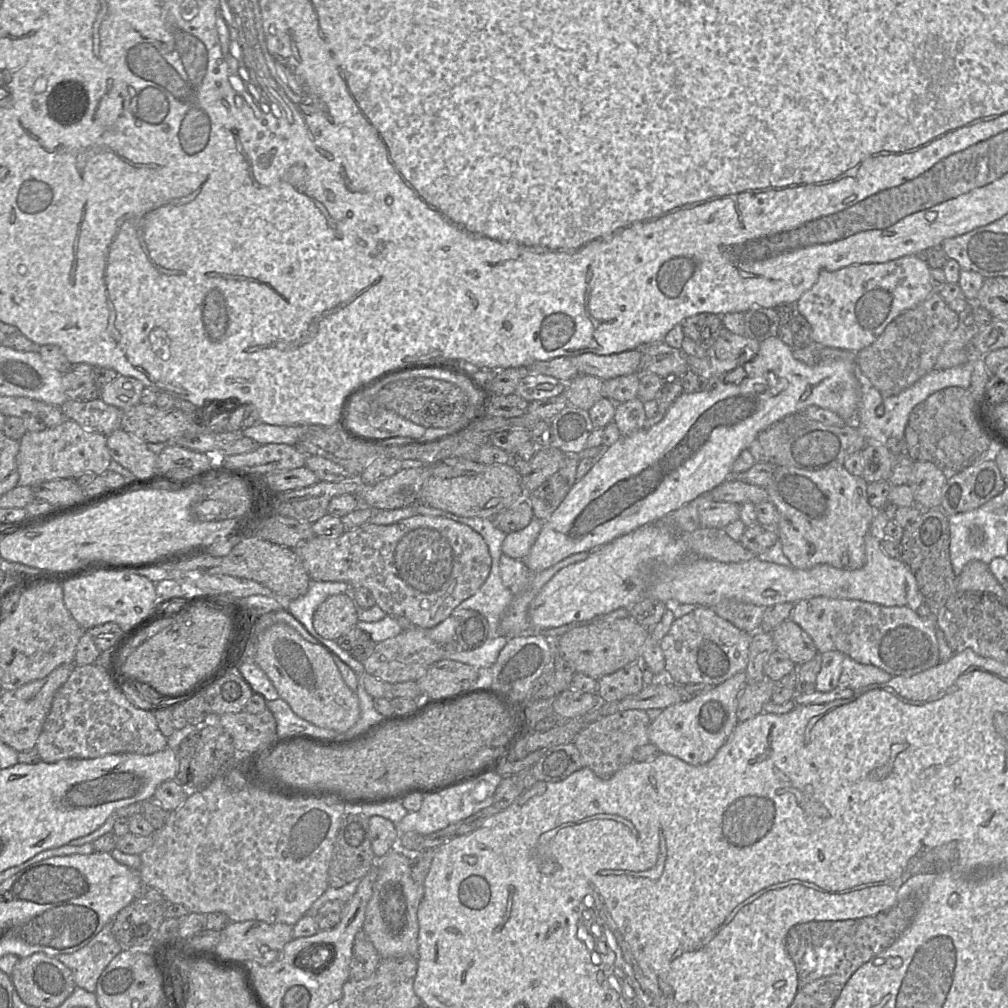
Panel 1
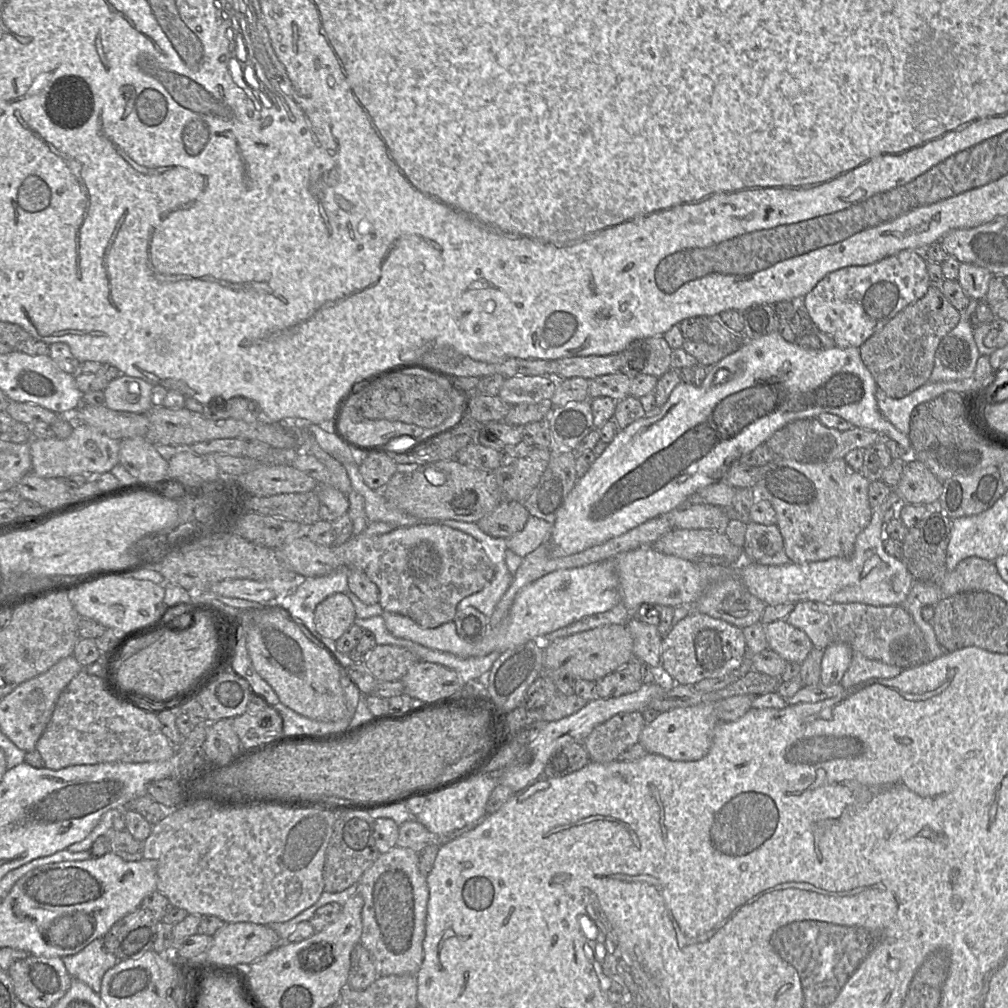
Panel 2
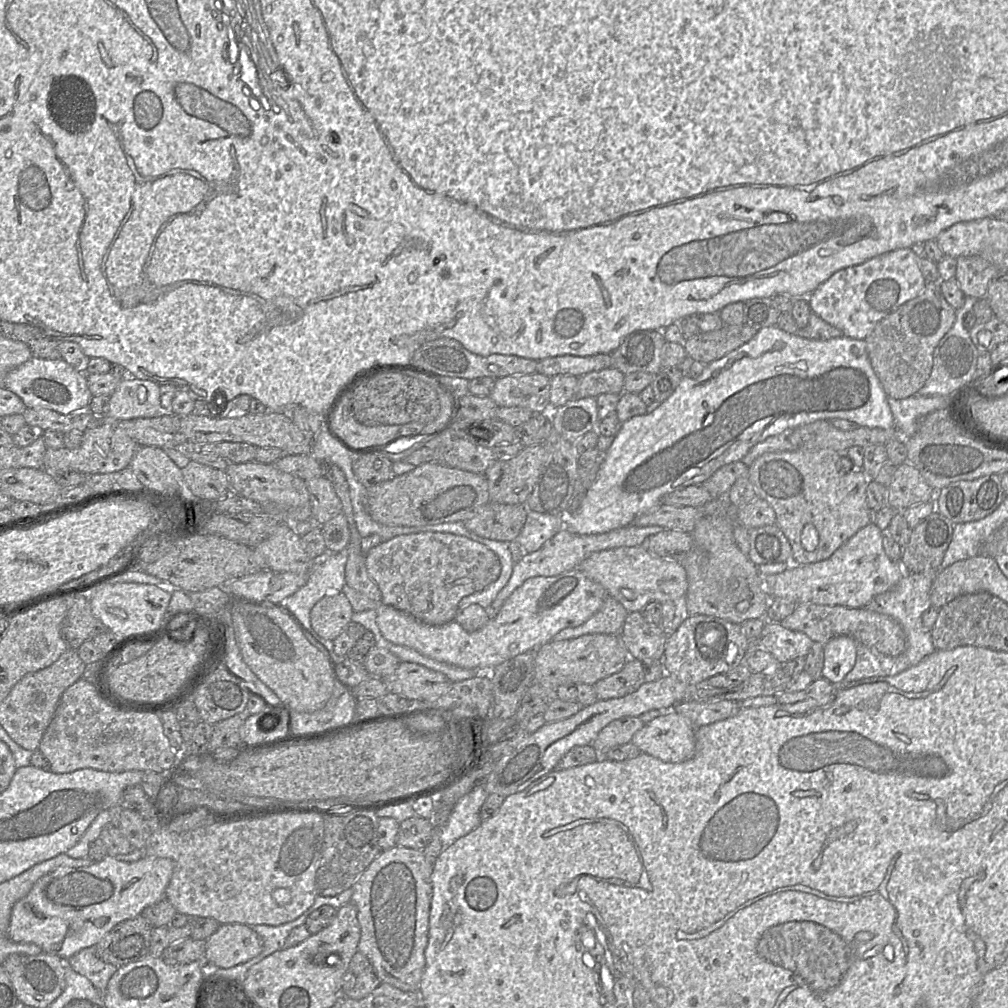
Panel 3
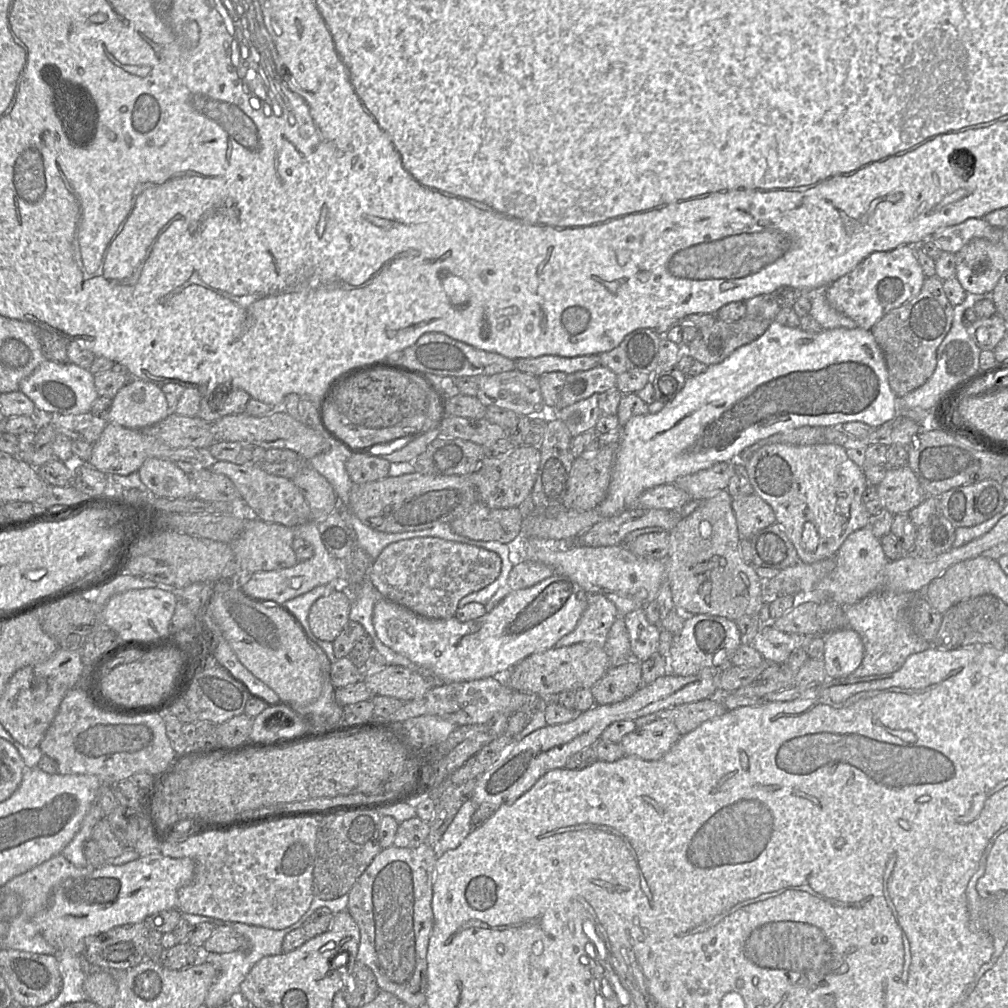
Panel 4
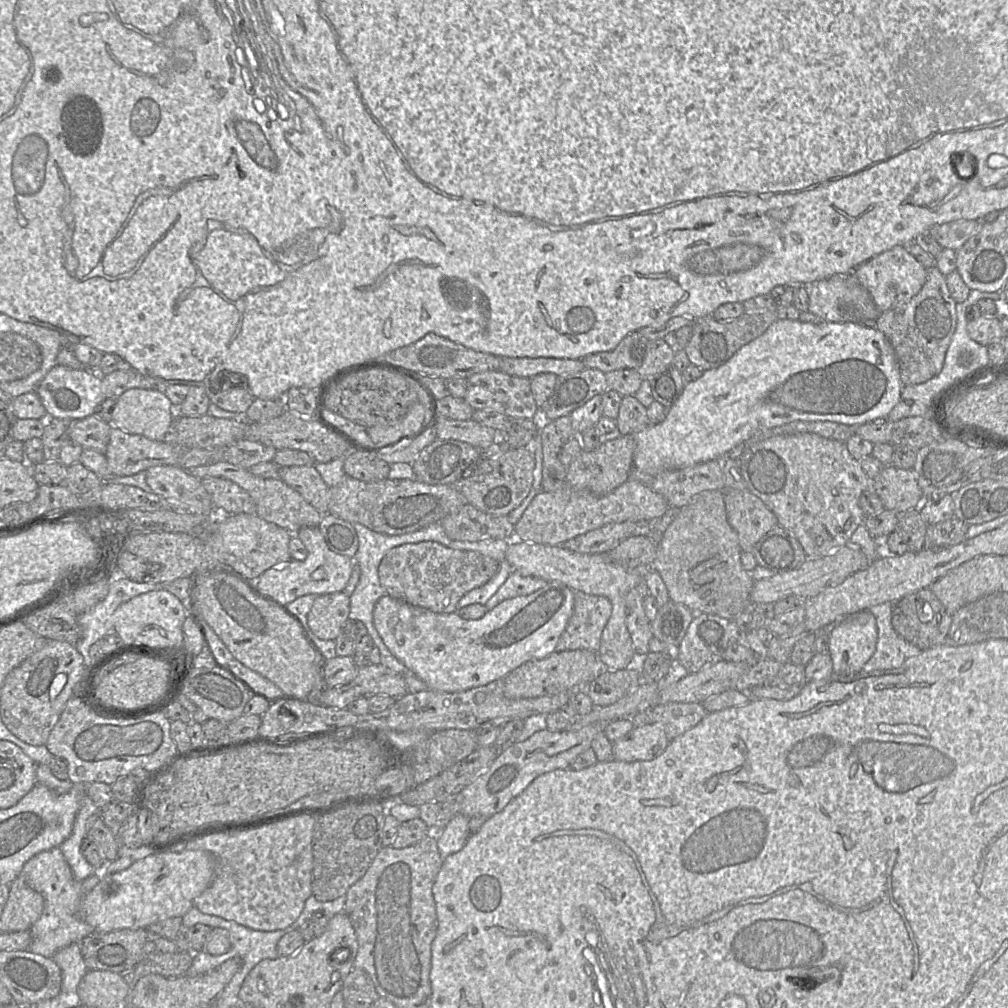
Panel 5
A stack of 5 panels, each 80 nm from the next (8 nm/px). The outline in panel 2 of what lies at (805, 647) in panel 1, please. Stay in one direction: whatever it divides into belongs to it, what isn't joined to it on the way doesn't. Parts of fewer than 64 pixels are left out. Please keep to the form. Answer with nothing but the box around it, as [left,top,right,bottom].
[764,620,814,664]

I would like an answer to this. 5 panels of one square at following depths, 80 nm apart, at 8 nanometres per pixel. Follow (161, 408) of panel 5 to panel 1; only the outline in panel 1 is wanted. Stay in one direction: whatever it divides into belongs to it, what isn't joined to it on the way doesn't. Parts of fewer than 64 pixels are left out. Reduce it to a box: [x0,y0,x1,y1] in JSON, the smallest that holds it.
[100,375,144,410]

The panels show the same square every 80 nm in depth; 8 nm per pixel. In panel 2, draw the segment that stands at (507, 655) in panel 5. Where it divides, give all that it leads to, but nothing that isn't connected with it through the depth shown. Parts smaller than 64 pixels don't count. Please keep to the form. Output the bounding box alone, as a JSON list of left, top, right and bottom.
[381,559,620,657]

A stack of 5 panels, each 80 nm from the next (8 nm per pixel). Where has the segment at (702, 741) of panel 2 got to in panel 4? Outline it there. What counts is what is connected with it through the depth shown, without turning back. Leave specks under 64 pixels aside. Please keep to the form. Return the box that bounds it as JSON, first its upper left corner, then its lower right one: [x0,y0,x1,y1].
[620,718,680,760]

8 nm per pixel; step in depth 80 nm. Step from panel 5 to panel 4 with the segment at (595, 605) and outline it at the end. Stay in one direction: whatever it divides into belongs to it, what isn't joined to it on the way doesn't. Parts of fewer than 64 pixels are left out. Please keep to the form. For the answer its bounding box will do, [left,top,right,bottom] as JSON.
[554,594,618,647]

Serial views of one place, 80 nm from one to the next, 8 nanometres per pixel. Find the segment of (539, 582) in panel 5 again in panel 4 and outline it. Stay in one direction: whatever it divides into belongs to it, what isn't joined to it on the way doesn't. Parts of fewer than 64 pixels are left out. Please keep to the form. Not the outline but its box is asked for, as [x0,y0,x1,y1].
[485,559,555,612]

